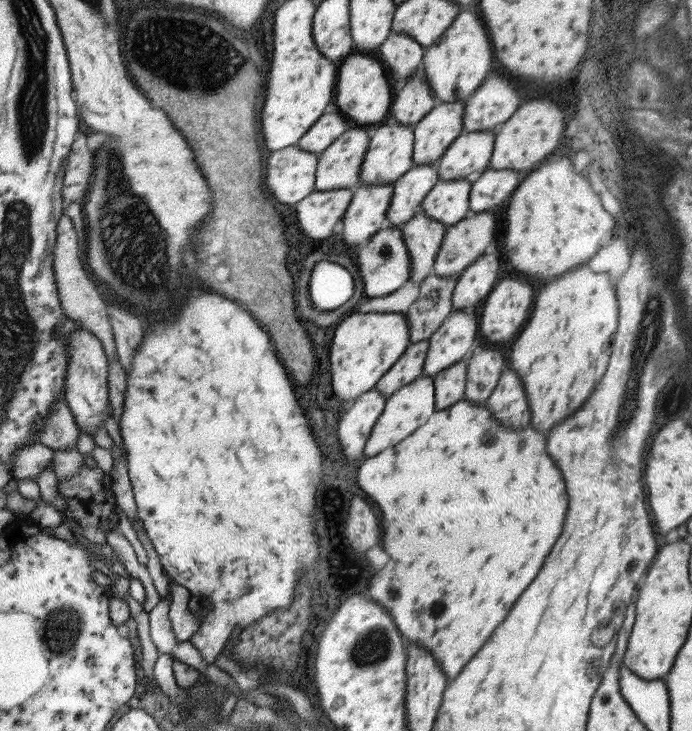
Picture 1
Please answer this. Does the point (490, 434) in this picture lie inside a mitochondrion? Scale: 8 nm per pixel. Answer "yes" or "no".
yes

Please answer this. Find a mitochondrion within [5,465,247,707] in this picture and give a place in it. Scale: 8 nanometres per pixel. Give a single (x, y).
(60, 631)

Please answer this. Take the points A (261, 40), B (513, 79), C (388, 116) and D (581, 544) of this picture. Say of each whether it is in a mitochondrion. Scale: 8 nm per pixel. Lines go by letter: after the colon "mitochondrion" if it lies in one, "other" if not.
A: other
B: other
C: other
D: other

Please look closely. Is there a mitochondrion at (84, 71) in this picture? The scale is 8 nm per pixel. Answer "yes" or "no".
no

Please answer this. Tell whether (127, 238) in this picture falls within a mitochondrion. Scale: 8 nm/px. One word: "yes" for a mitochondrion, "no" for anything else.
yes

